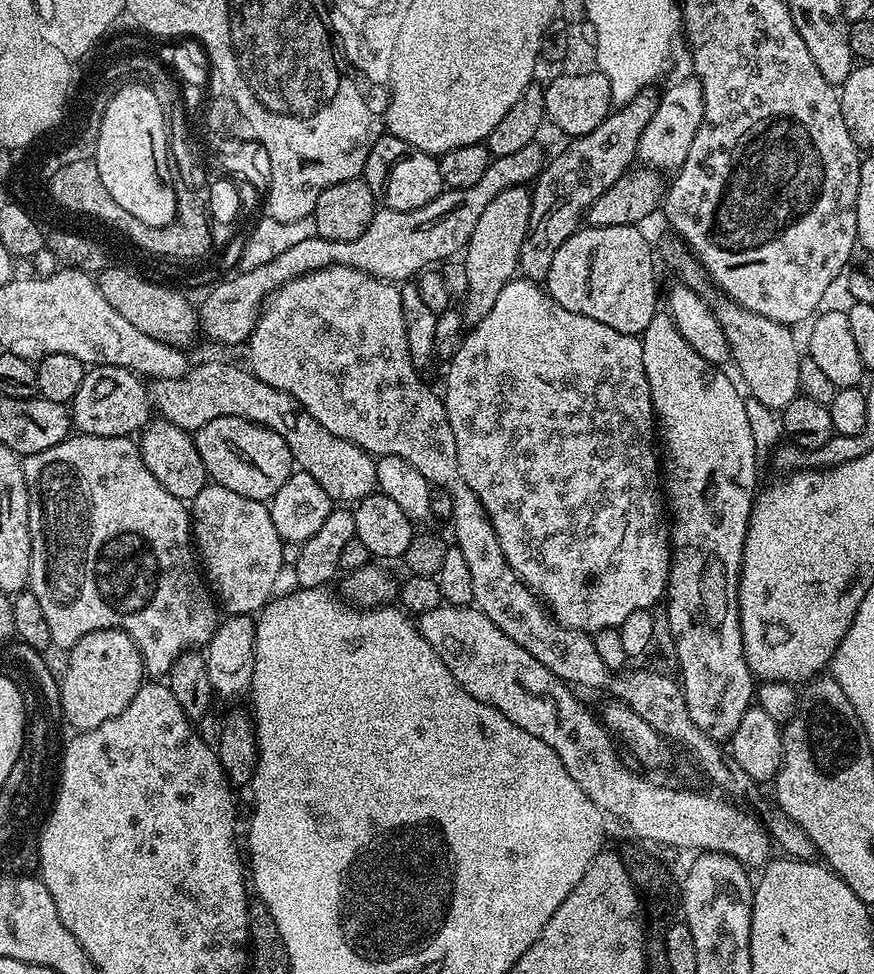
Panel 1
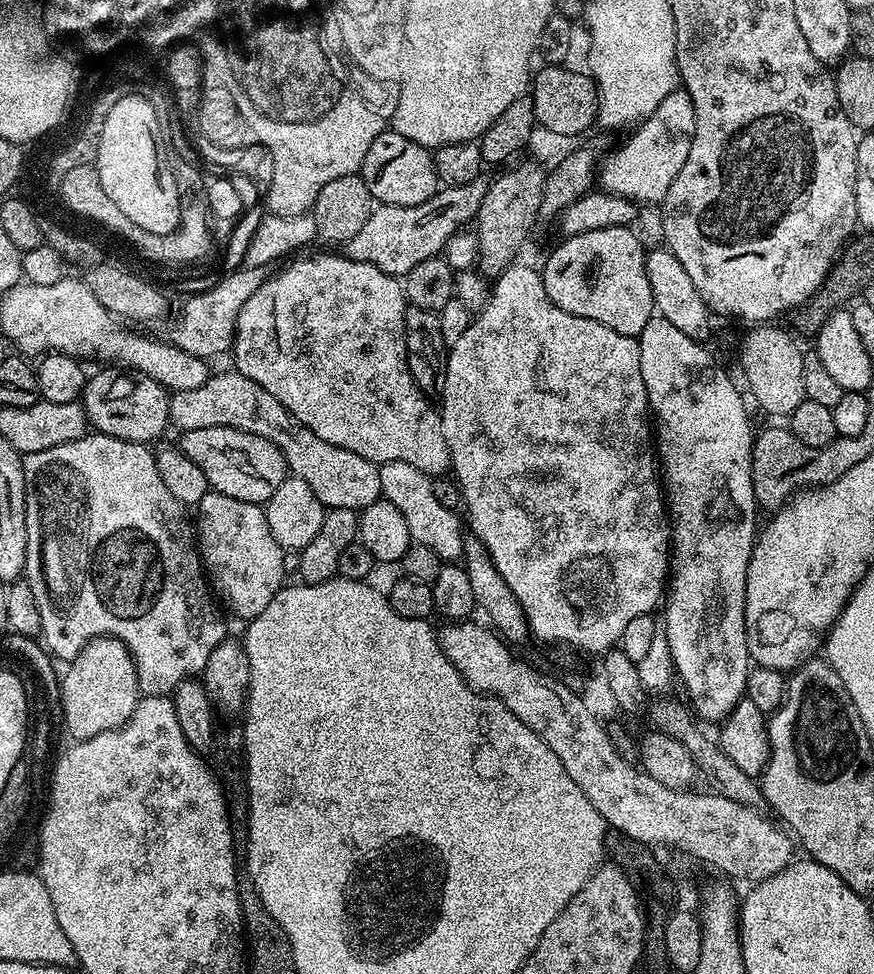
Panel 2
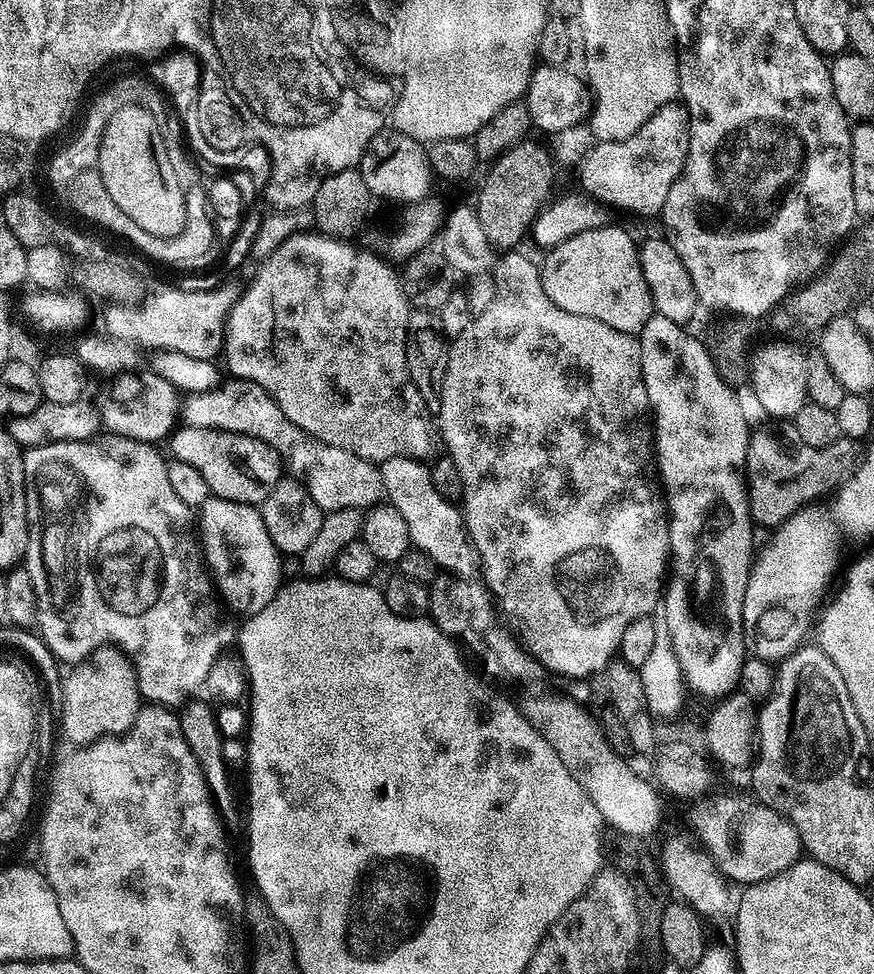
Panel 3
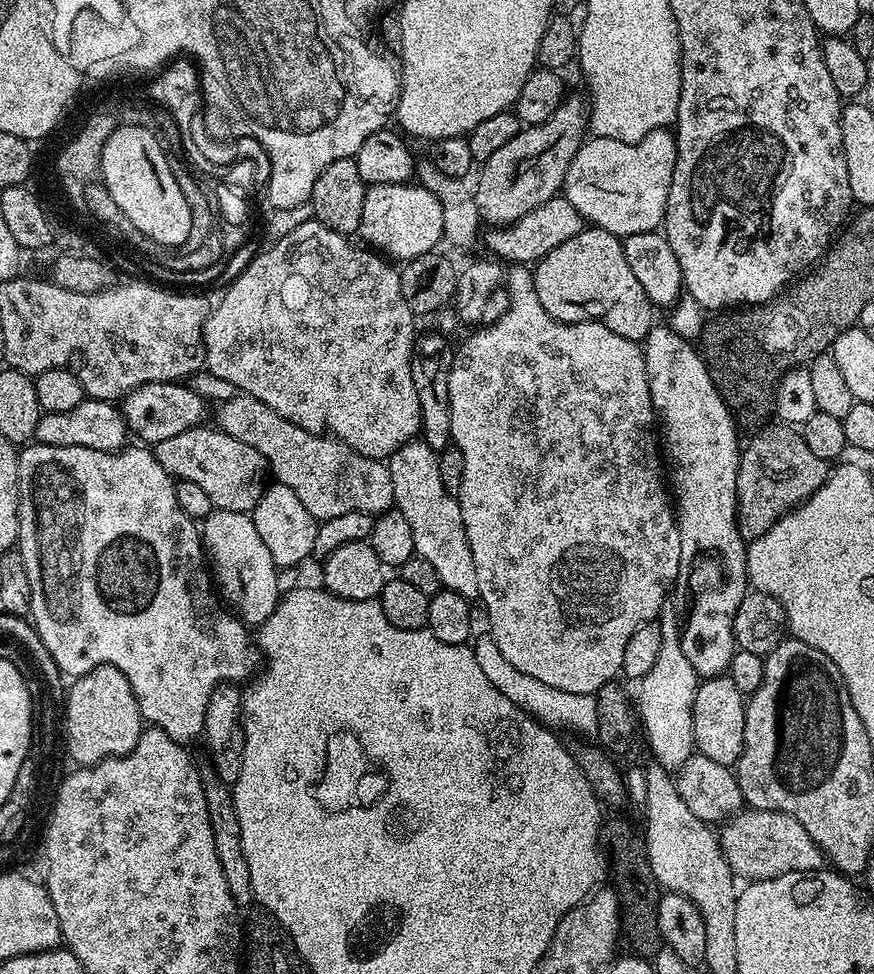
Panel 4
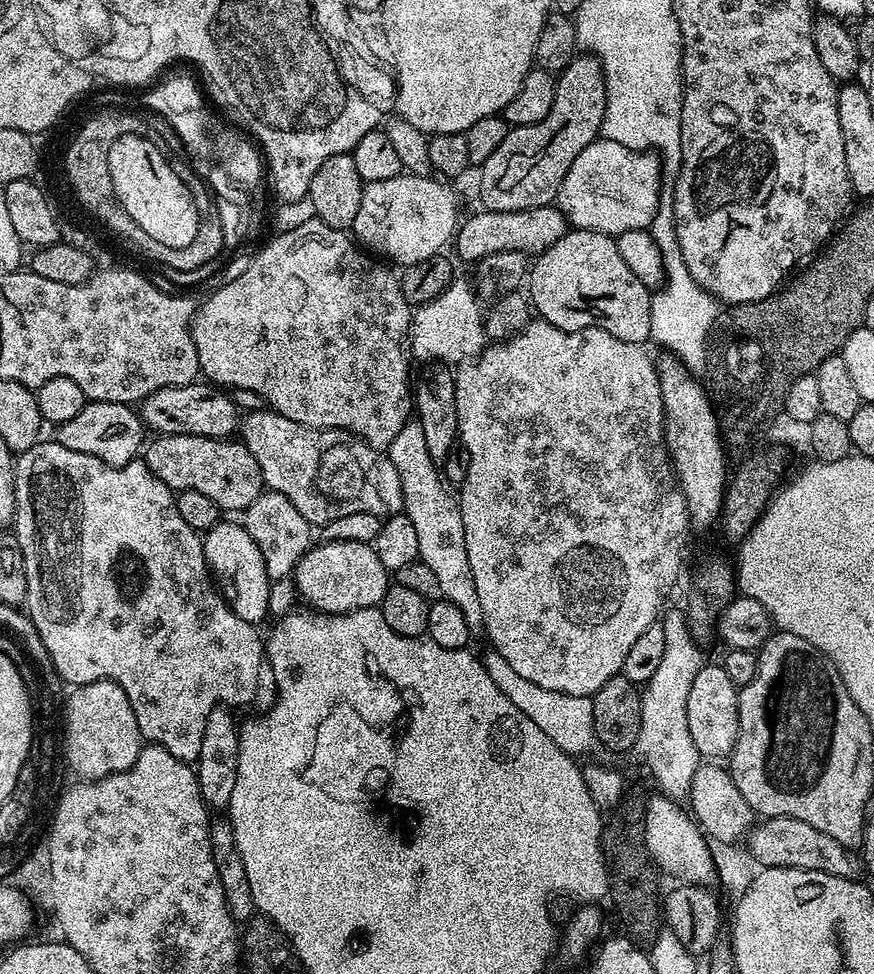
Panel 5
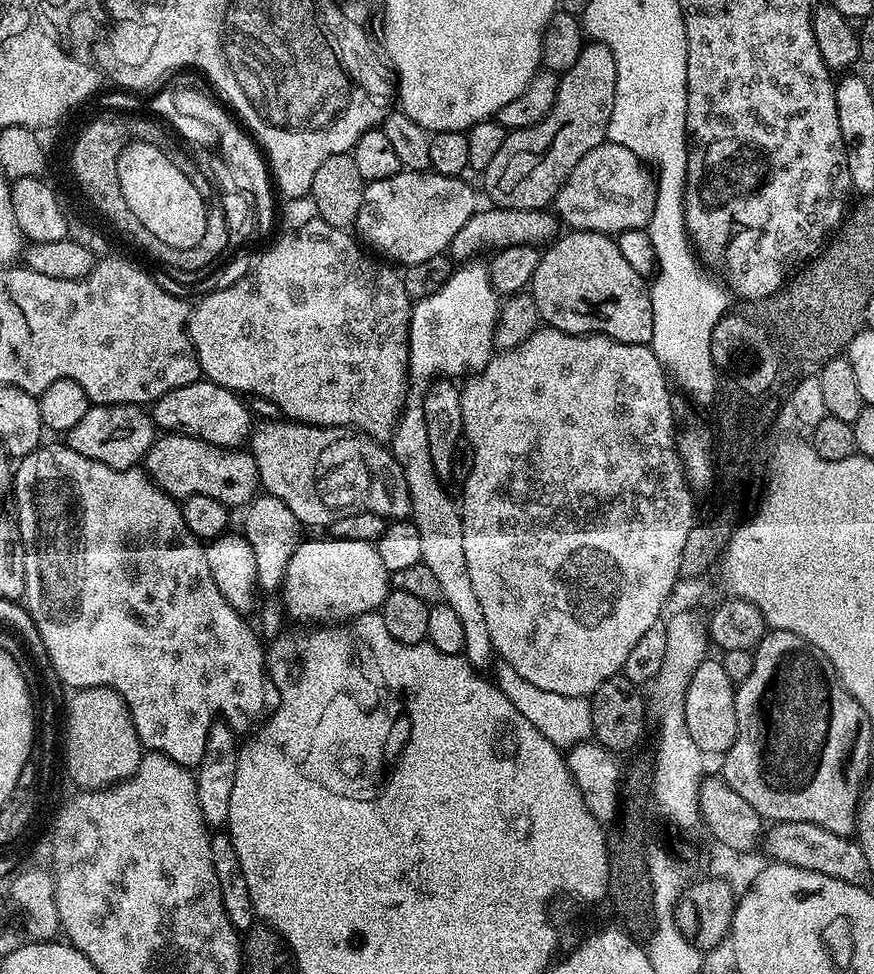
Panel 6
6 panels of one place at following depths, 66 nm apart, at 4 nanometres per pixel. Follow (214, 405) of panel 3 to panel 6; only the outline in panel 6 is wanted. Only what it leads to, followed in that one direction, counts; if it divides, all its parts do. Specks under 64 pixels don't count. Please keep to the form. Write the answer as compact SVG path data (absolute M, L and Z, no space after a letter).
M280 418L277 424L264 424L261 428L259 425L253 431L250 451L258 466L260 488L267 495L282 498L301 525L313 524L316 528L327 529L338 522L338 518L363 512L378 514L389 521L406 520L412 515L412 498L402 466L381 441L355 428L321 428L319 424L302 424Z

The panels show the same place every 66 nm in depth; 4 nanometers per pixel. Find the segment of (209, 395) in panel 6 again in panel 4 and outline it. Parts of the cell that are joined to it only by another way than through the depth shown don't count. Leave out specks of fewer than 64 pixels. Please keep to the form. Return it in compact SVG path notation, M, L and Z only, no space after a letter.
M163 380L138 386L122 400L124 421L128 423L129 433L137 436L137 441L148 446L158 442L166 442L166 438L174 438L174 434L182 434L182 430L203 425L206 401L194 389L184 382Z

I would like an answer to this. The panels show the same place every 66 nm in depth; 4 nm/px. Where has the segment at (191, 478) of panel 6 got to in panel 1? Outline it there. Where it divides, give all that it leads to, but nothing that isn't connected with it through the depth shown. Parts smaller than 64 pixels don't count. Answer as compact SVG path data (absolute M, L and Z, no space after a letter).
M223 416L197 428L194 439L209 477L226 486L226 490L242 494L242 498L271 501L272 496L282 490L282 482L286 482L294 471L290 446L282 434L270 430L265 424L255 424L237 416Z

